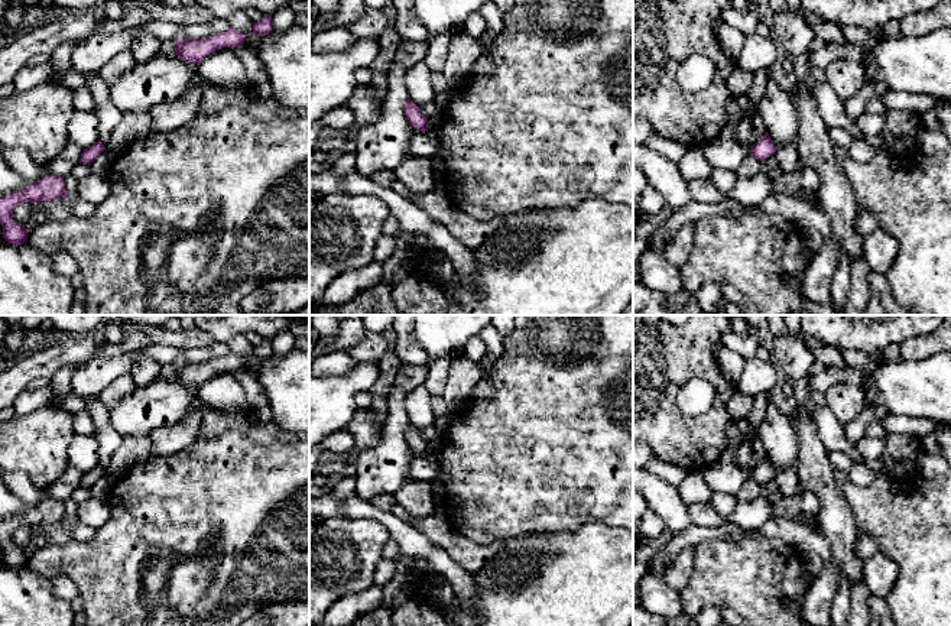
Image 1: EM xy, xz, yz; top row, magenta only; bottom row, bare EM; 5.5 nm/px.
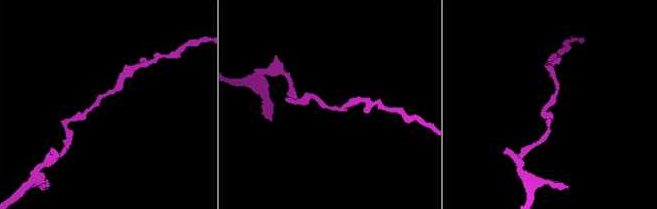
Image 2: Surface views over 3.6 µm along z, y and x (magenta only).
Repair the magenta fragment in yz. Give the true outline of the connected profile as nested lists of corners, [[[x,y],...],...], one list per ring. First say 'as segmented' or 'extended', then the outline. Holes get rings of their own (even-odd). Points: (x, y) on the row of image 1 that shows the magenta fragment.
as segmented; [[[766,132],[762,139],[752,146],[750,155],[753,155],[757,160],[763,162],[769,156],[775,155],[776,146]]]

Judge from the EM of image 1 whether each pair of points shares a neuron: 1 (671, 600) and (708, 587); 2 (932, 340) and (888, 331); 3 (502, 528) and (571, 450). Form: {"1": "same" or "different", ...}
{"1": "different", "2": "different", "3": "same"}

